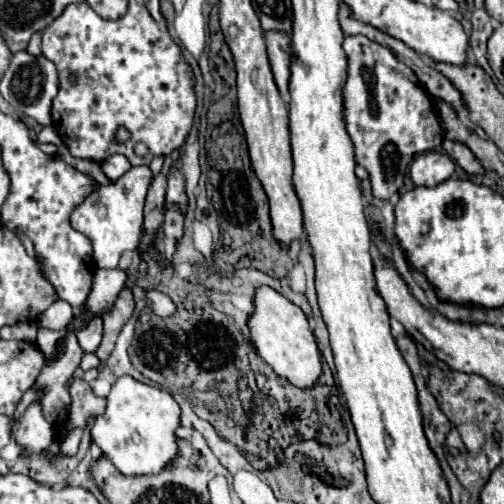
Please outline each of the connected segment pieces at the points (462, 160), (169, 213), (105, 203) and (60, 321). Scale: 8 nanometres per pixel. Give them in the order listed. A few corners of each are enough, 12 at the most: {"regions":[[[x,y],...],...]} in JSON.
{"regions":[[[444,140],[442,148],[468,174],[484,174],[468,146]],[[176,204],[166,210],[162,226],[176,240],[184,232],[184,216]],[[134,166],[98,184],[70,214],[98,268],[136,250],[152,182]],[[56,300],[38,316],[36,324],[48,330],[66,328],[72,318],[70,304]]]}

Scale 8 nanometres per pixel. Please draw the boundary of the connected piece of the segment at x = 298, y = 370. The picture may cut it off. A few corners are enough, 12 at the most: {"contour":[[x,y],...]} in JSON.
{"contour":[[260,286],[248,316],[256,354],[298,388],[318,380],[308,318]]}

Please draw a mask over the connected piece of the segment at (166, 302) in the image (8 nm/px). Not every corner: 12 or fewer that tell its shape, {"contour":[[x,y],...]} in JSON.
{"contour":[[158,290],[144,296],[156,316],[164,318],[176,310],[174,302]]}

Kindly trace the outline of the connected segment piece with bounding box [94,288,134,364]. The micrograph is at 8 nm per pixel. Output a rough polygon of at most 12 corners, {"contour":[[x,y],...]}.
{"contour":[[124,288],[104,316],[96,356],[104,364],[134,312],[132,292]]}

